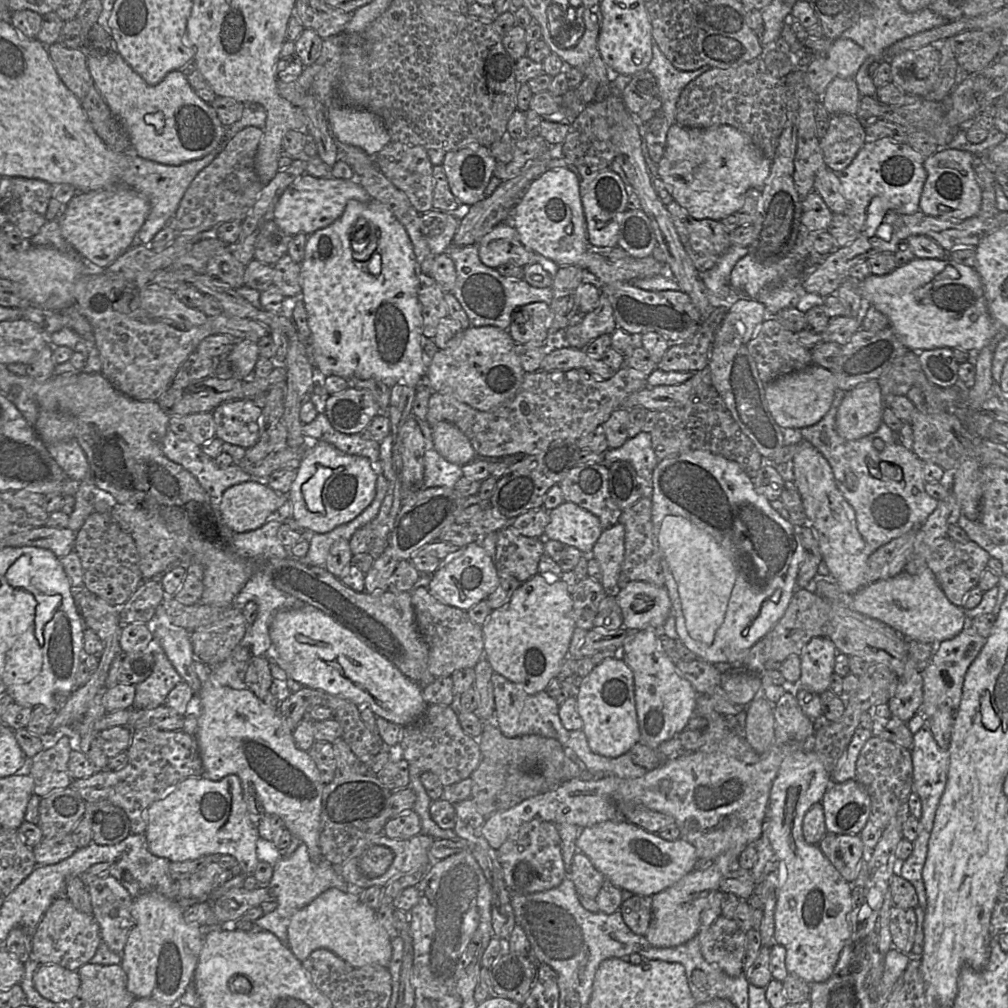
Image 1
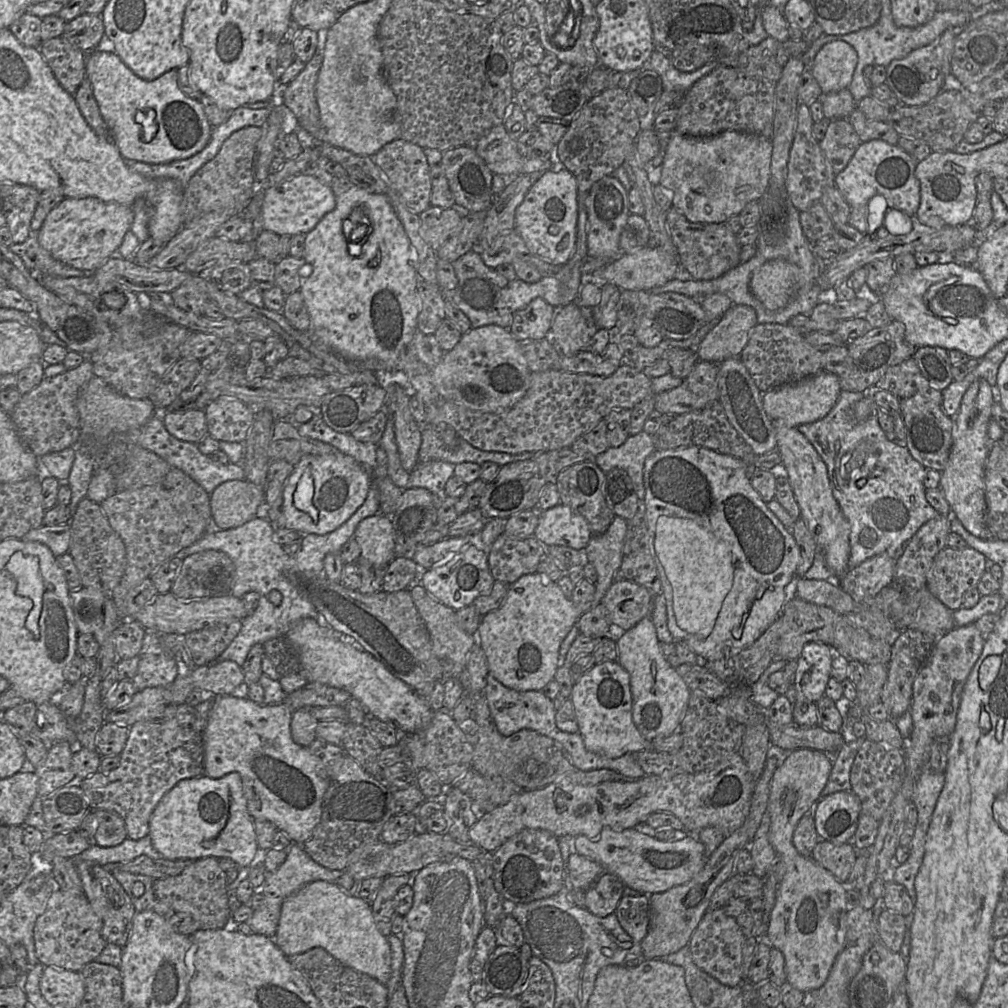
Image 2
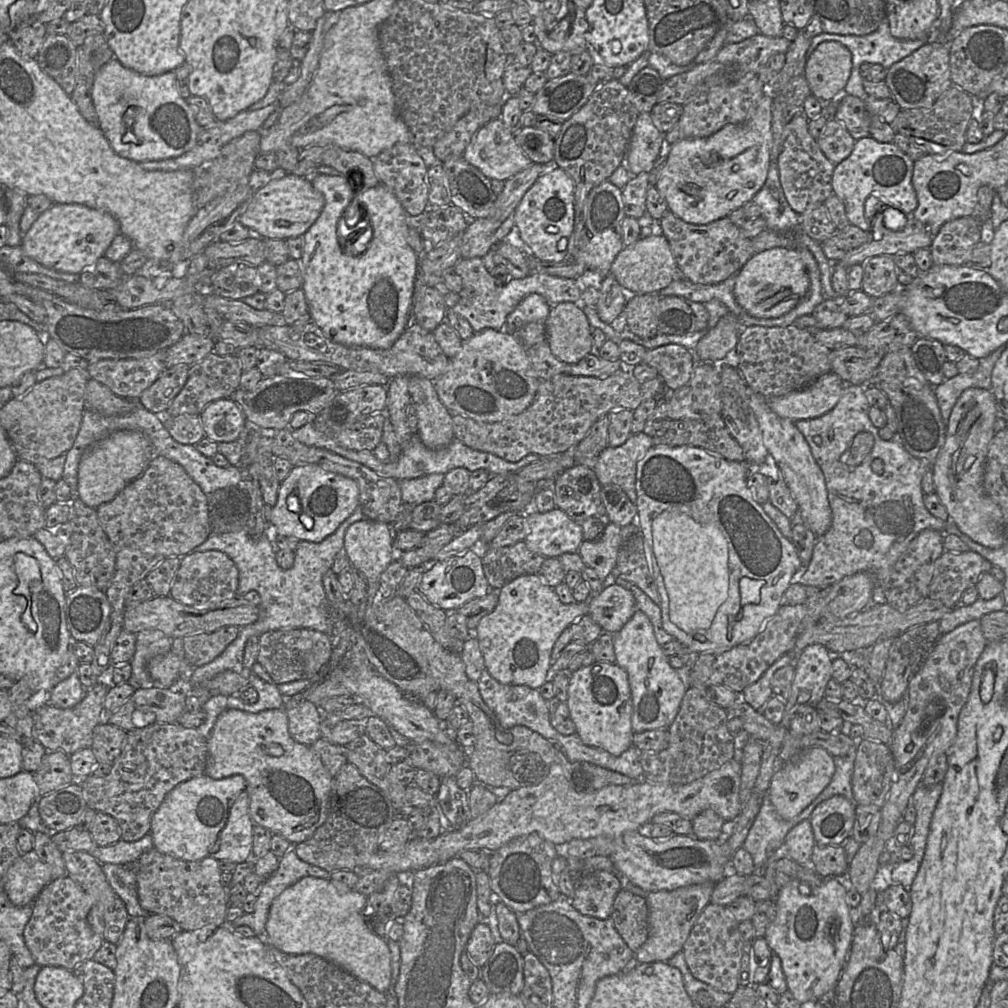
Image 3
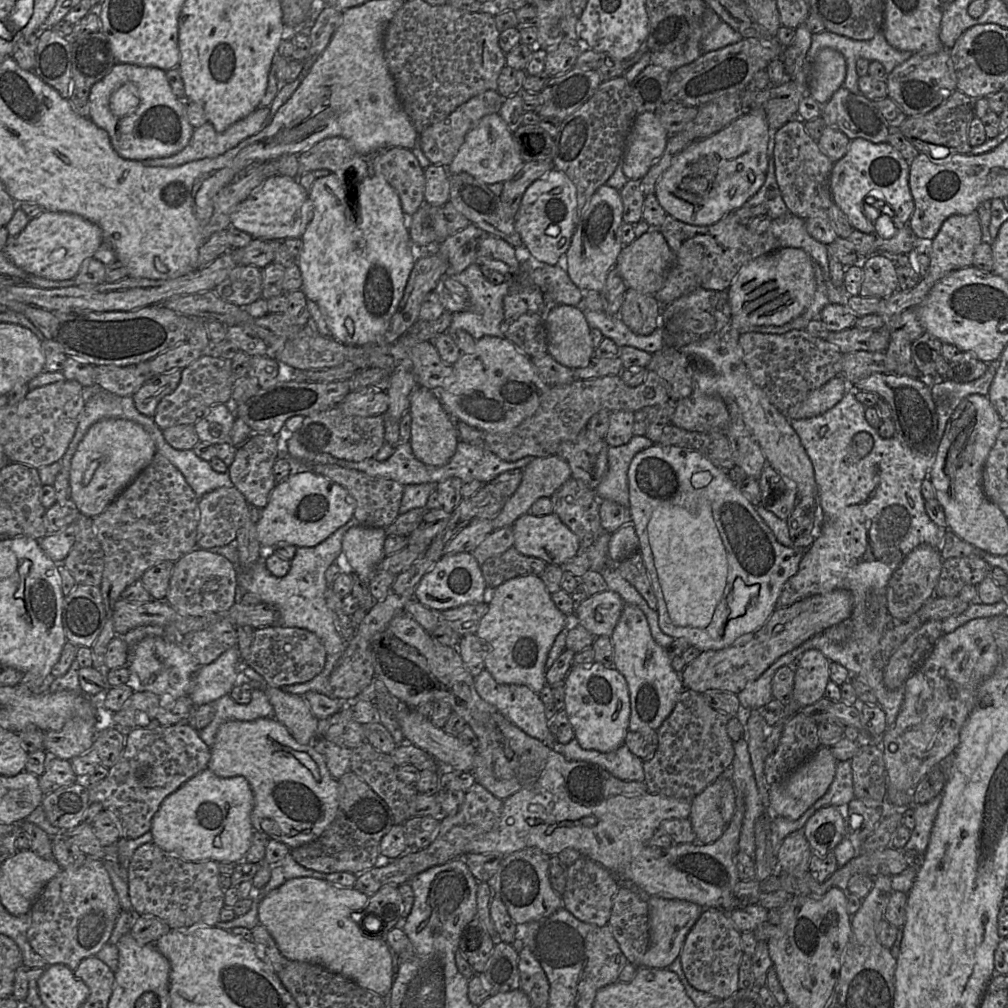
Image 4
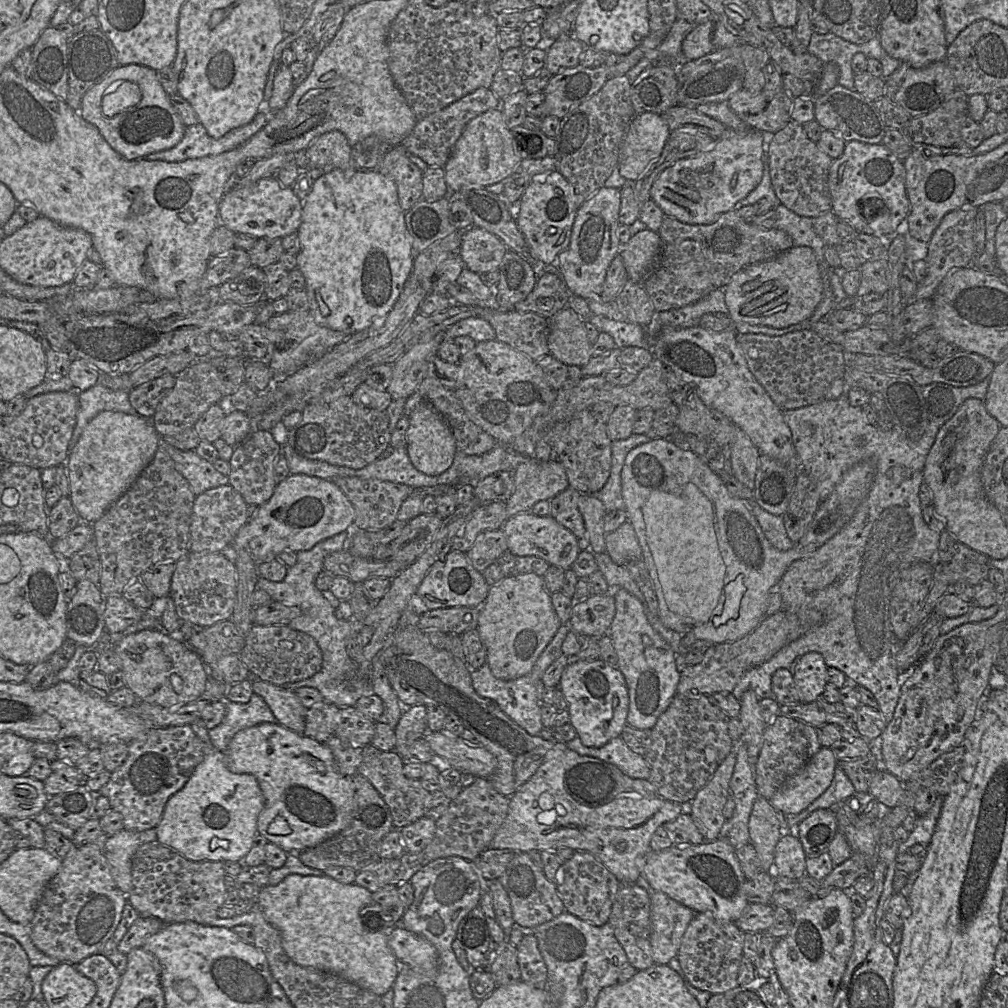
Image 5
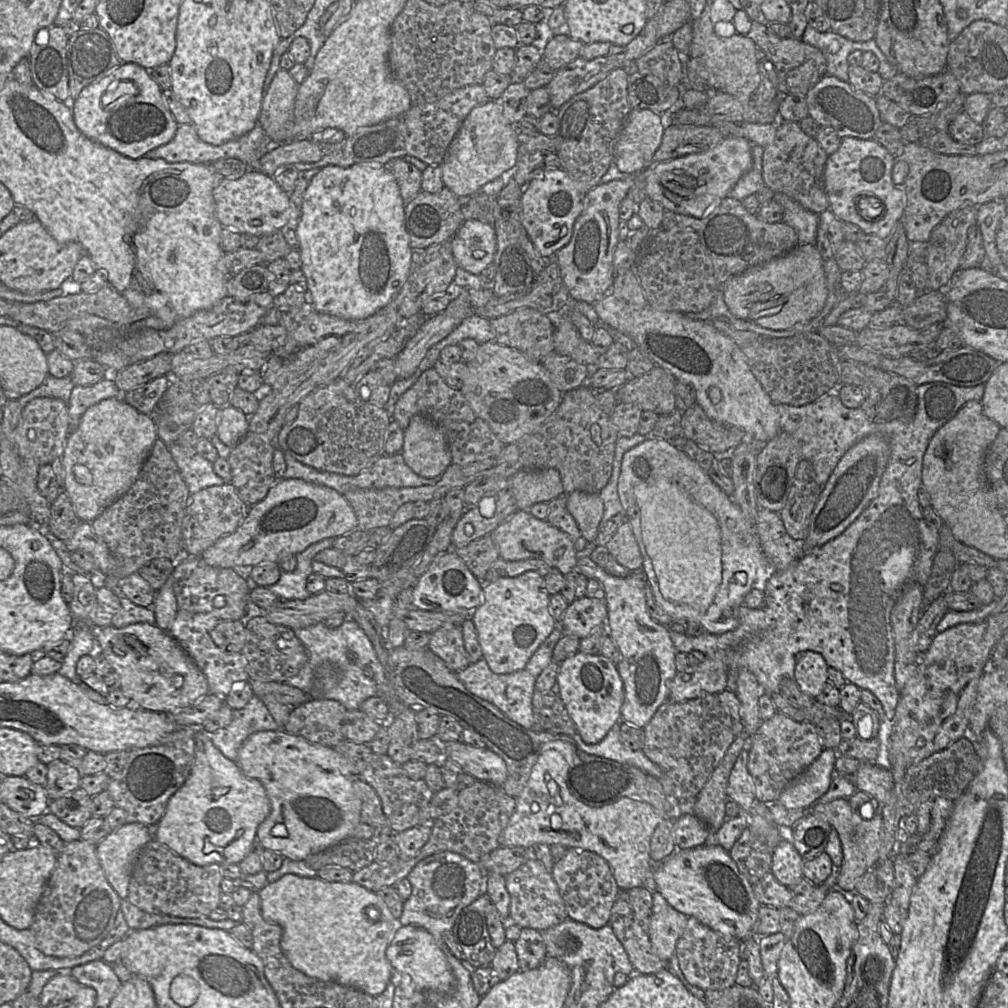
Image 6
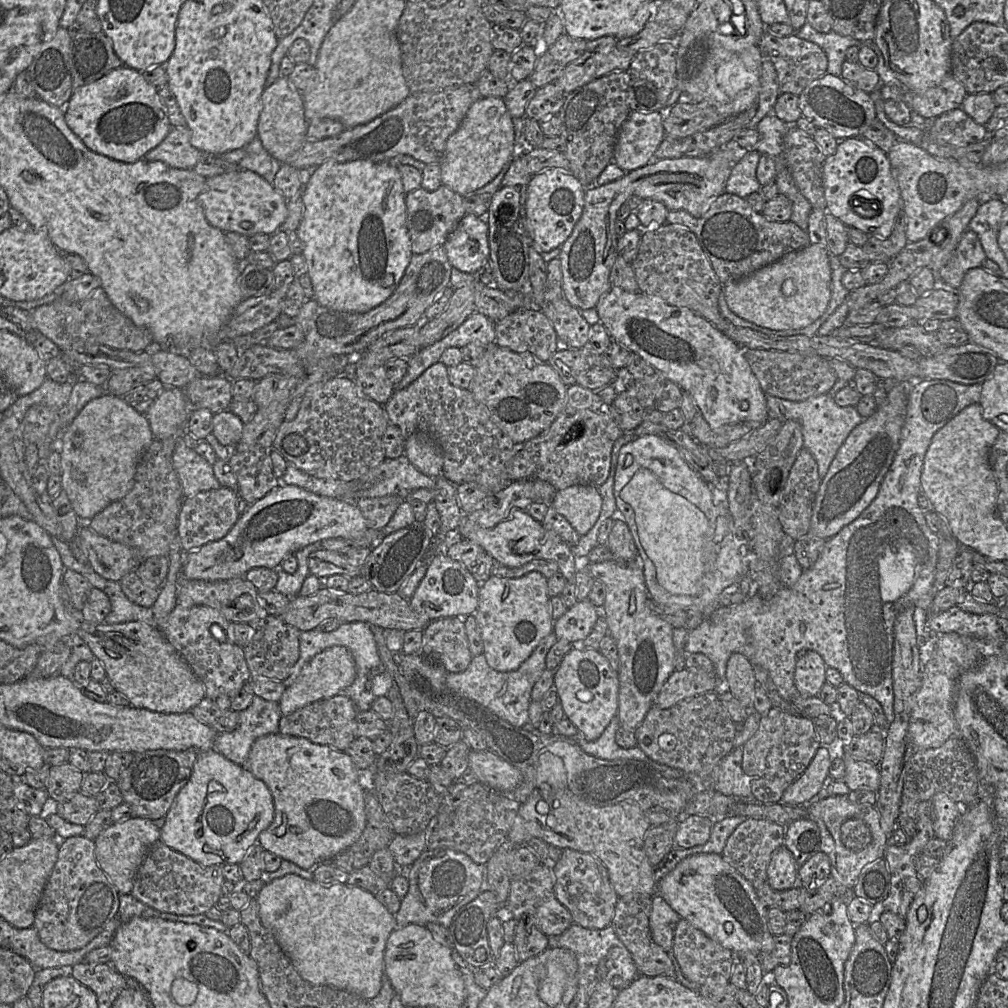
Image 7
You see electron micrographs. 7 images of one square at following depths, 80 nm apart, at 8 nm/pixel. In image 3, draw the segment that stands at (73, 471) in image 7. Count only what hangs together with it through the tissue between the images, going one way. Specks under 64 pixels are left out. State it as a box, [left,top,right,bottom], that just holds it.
[77,430,154,509]

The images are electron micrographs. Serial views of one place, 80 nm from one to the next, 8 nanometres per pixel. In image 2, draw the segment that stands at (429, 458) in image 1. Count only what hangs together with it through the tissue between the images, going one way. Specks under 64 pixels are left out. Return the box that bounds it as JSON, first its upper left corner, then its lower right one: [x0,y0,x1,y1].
[403,460,455,501]

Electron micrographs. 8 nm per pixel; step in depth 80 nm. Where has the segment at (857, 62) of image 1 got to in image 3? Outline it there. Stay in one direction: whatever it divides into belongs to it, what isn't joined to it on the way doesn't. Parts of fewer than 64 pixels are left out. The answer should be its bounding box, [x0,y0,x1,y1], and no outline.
[804,41,852,103]

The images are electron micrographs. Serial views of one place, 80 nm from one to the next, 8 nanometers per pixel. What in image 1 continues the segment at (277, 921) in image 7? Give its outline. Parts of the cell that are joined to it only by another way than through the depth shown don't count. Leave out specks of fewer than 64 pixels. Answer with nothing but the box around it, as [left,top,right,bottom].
[286,888,392,968]

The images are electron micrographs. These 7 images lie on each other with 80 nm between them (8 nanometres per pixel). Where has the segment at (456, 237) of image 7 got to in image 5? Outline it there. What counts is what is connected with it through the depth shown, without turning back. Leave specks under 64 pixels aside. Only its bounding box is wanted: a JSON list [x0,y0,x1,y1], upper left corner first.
[462,226,507,274]

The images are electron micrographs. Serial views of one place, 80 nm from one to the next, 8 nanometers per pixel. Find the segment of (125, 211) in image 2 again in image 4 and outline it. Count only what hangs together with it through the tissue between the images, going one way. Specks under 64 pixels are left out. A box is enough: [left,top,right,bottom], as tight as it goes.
[3,211,102,281]

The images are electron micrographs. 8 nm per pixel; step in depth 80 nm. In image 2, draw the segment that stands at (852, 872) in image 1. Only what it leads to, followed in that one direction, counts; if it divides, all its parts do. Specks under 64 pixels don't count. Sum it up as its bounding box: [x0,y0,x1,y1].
[812,840,858,883]

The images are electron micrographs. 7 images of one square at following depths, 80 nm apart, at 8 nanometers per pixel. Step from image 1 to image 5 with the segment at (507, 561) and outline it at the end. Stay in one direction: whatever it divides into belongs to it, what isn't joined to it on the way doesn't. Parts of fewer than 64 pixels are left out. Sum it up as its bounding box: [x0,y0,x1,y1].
[481,551,550,586]

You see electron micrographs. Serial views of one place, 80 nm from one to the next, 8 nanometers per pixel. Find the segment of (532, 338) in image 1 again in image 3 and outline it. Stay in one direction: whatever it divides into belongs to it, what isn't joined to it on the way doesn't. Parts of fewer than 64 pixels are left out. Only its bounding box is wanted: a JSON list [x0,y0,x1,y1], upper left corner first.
[504,294,551,334]

